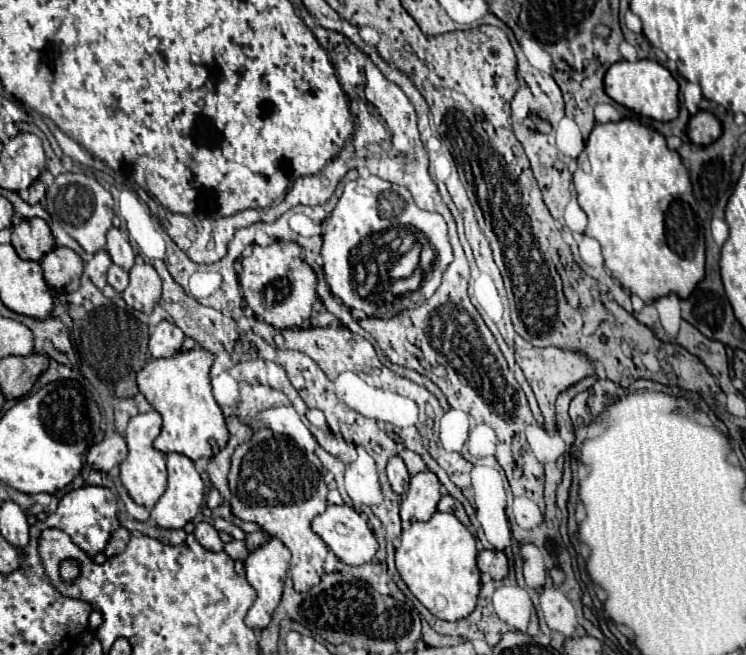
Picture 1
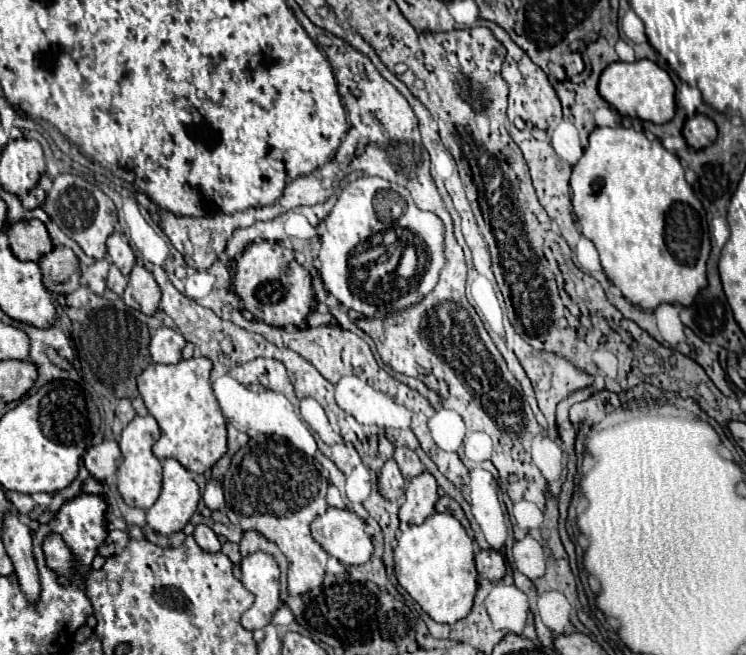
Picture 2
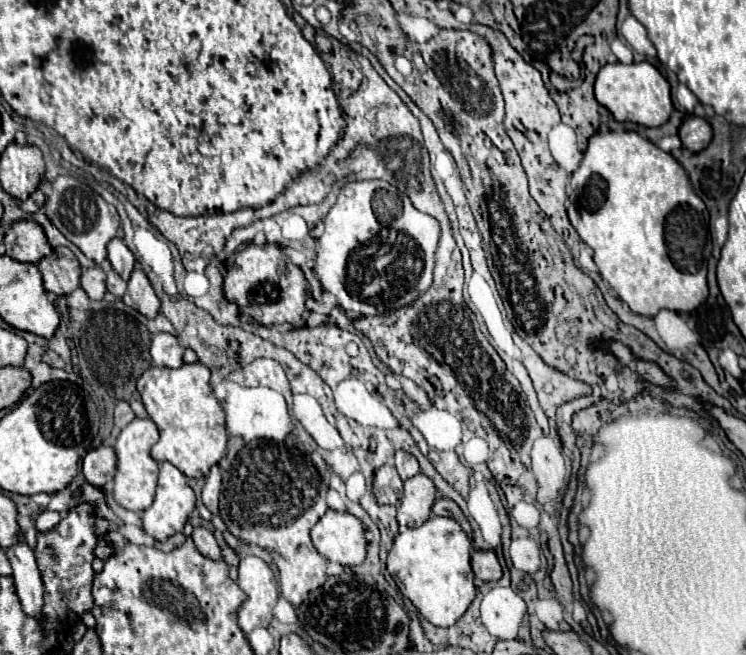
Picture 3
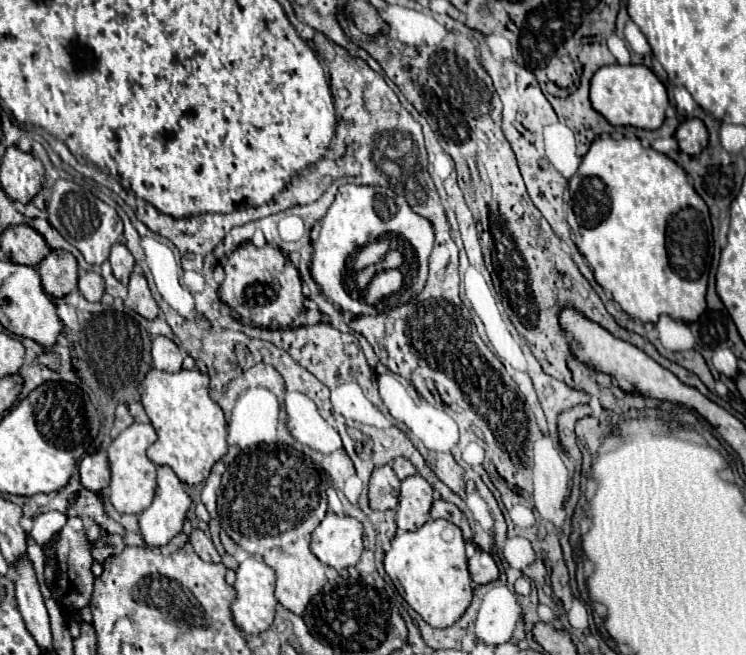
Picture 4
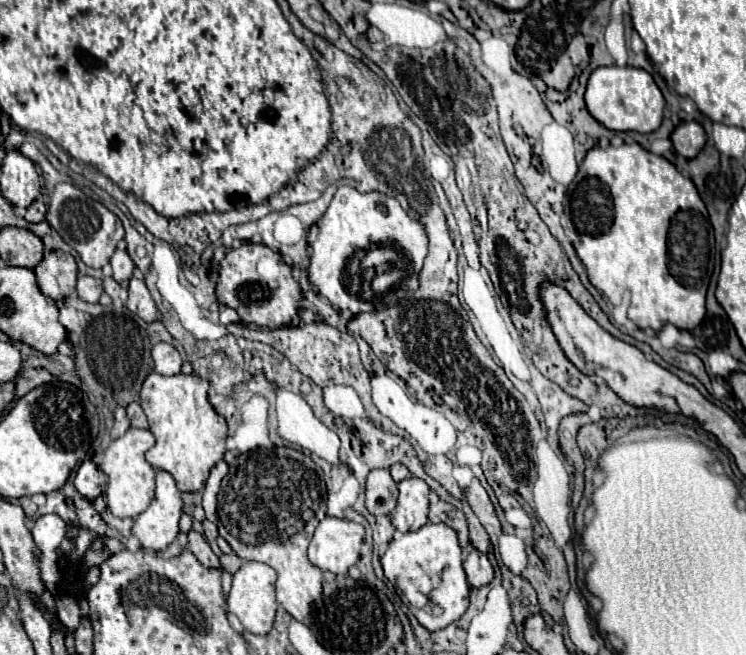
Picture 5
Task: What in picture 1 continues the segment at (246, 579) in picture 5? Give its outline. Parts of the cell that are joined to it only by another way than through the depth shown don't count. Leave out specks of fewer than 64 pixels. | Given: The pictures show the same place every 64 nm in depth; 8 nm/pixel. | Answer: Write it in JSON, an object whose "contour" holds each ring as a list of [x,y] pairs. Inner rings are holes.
{"contour":[[[270,538],[266,544],[252,550],[244,564],[246,564],[246,578],[252,584],[252,588],[256,590],[256,594],[258,594],[258,598],[254,600],[252,608],[246,614],[246,624],[250,628],[254,628],[254,630],[256,628],[262,630],[262,628],[266,628],[270,624],[272,612],[280,604],[282,592],[284,592],[284,580],[286,580],[288,566],[290,566],[290,550],[278,538]]]}

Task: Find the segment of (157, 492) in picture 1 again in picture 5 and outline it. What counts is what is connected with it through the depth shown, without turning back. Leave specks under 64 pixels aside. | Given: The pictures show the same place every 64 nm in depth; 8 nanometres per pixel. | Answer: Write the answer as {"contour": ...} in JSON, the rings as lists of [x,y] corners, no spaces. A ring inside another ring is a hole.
{"contour":[[[130,428],[124,436],[114,440],[108,450],[104,452],[104,458],[100,462],[102,470],[108,476],[108,508],[114,516],[130,516],[136,518],[140,512],[144,512],[154,498],[154,474],[156,470],[146,462],[144,452],[154,446],[154,436],[150,430],[142,428]]]}

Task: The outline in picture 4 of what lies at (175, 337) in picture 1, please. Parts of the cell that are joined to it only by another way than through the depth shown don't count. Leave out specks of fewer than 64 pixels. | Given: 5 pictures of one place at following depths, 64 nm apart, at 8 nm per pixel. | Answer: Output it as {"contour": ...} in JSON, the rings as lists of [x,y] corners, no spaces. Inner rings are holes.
{"contour":[[[156,336],[152,340],[152,360],[154,368],[164,372],[180,372],[182,370],[182,350],[178,344],[166,336]]]}

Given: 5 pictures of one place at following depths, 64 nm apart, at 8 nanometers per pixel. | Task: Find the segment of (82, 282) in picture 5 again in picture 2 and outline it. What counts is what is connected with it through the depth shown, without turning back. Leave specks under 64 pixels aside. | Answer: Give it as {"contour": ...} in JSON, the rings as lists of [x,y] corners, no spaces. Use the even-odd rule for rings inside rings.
{"contour":[[[102,258],[102,260],[96,260],[94,264],[90,264],[90,266],[86,266],[84,268],[84,272],[82,272],[82,278],[84,278],[84,282],[98,294],[98,296],[102,296],[102,292],[104,292],[104,288],[106,288],[106,276],[108,276],[108,260],[106,258]]]}

